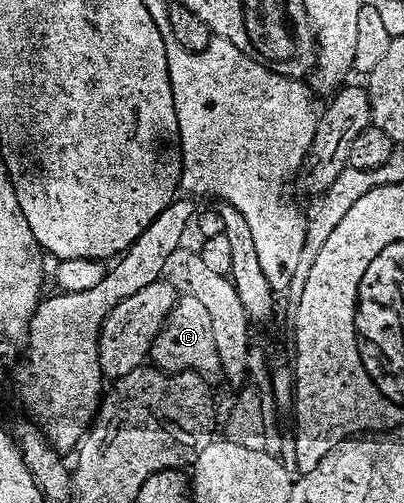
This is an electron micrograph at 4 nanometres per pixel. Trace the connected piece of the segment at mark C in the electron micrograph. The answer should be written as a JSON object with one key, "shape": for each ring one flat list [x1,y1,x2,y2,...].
{"shape":[[193,294,177,299,172,312,164,320,162,327,150,345,149,361,163,372,191,370,200,375,207,383,214,384,222,374,220,356,216,352,216,343,212,341,212,320,204,304]]}

